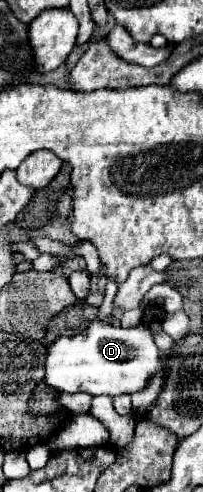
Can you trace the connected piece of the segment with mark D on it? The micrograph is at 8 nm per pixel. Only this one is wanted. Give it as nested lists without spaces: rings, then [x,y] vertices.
[[[109,282],[105,300],[99,306],[97,318],[77,336],[67,338],[59,336],[55,342],[47,344],[47,356],[45,356],[45,384],[53,390],[61,392],[87,392],[91,396],[121,396],[121,394],[133,394],[149,382],[149,376],[153,376],[159,370],[159,356],[157,346],[151,338],[151,332],[145,326],[137,328],[115,328],[107,320],[111,314],[111,300],[117,294],[117,284]]]

